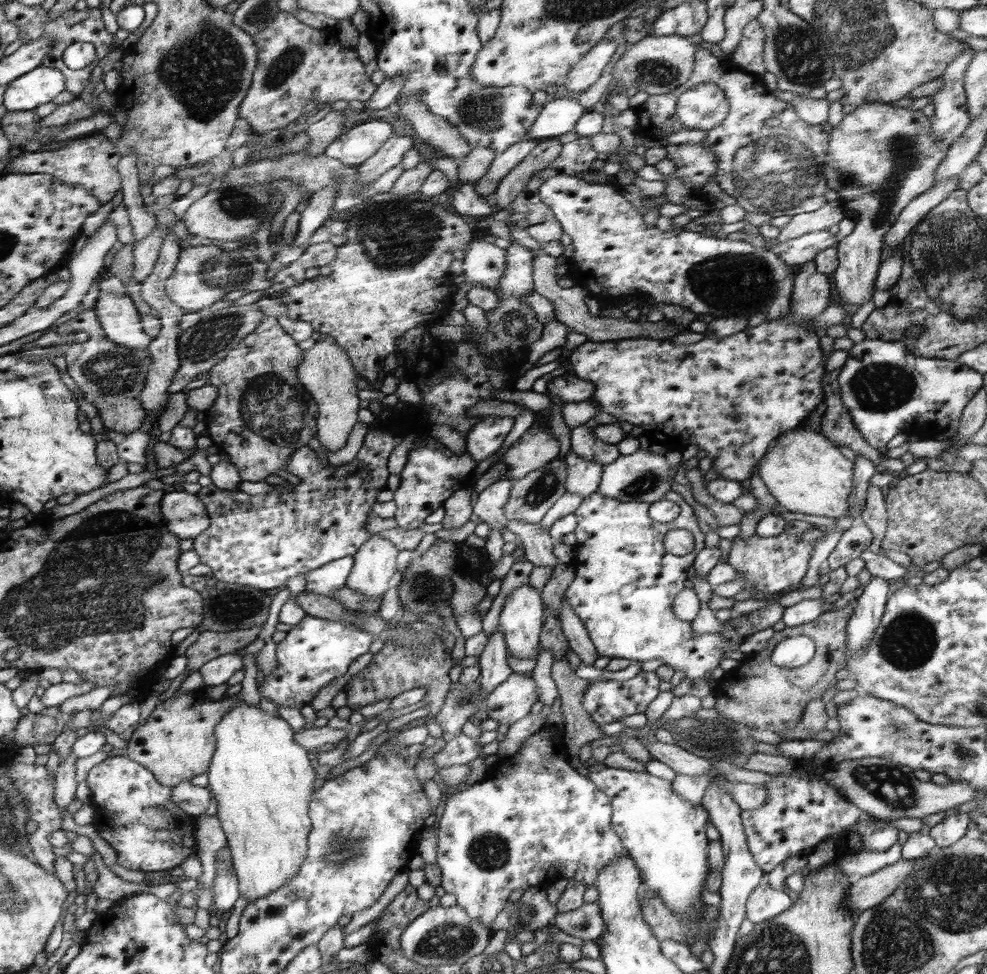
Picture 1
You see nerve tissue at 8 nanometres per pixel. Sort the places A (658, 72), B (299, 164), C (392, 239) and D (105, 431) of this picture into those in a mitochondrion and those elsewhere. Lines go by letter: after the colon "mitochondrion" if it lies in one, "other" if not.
A: mitochondrion
B: other
C: mitochondrion
D: other

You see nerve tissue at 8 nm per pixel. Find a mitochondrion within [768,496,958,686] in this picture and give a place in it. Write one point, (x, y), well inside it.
(909, 641)

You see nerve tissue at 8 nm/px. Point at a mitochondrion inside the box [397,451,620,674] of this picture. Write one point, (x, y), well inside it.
(424, 588)

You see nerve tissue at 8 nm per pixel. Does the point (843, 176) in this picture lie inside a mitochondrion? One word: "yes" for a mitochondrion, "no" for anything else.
yes

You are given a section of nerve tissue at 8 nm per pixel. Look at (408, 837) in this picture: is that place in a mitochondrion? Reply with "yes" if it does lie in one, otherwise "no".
no

